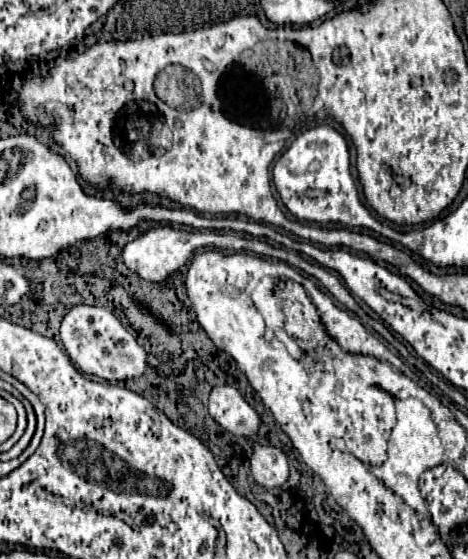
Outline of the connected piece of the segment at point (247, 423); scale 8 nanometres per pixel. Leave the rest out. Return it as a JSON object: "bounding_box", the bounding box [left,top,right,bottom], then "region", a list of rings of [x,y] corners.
{"bounding_box":[209,386,261,438],"region":[[[215,386],[211,390],[209,414],[227,432],[236,436],[255,438],[261,426],[257,412],[233,386]]]}

